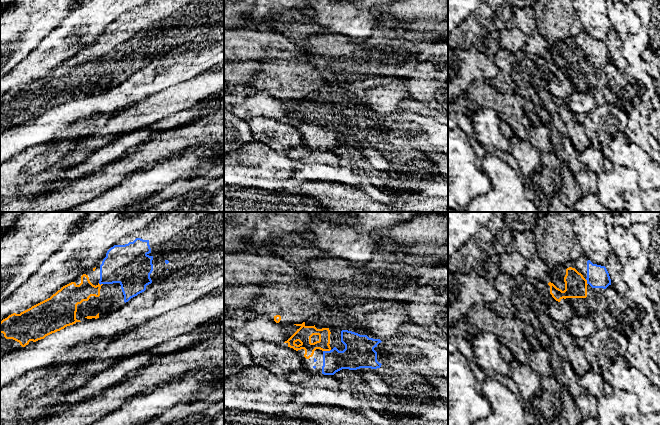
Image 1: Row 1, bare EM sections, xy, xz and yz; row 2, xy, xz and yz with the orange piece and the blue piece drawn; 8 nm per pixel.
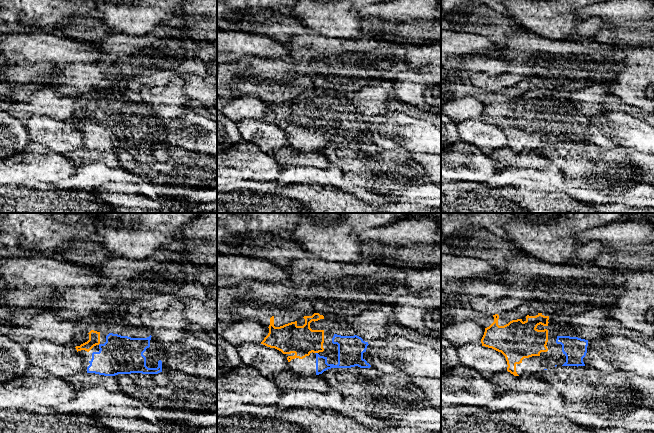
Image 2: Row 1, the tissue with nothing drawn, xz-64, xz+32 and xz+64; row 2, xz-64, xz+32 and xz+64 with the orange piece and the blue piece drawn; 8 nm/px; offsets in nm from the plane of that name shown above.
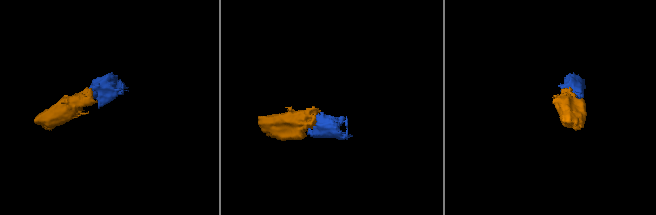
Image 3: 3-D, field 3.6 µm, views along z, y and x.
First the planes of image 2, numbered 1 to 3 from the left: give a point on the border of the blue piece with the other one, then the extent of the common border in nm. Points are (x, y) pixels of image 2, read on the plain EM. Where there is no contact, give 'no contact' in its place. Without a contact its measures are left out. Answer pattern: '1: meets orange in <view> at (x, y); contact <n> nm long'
1: no contact
2: meets orange in xz+32 at (316, 128); contact 30 nm long
3: no contact

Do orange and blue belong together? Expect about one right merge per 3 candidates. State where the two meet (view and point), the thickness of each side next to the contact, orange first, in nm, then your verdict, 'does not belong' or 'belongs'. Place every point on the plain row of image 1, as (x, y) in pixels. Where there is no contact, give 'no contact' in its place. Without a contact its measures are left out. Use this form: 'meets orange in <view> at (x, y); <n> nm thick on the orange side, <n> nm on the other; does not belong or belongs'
meets orange in xz at (326, 126); 120 nm thick on the orange side, 220 nm on the other; belongs

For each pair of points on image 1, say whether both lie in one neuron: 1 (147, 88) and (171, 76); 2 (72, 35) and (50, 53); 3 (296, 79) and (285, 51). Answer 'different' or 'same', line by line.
1: same
2: same
3: different

